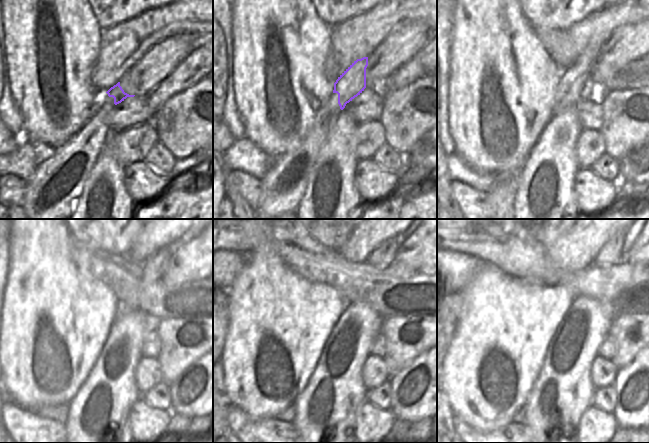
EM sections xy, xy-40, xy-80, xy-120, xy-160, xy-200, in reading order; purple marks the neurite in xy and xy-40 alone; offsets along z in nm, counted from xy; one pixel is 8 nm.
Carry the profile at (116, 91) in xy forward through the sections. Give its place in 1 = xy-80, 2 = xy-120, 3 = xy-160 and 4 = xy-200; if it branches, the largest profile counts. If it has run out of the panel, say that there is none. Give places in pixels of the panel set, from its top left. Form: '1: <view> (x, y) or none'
1: xy-80 (573, 80)
2: xy-120 (154, 266)
3: xy-160 (385, 255)
4: xy-200 (611, 252)

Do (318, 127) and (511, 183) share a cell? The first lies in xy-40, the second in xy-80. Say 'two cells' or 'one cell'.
one cell

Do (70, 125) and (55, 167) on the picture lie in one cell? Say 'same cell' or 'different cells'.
different cells

